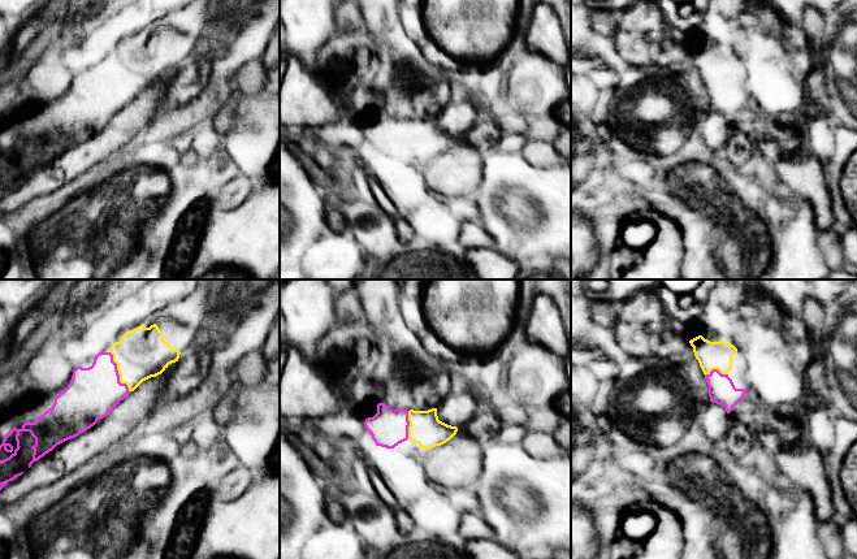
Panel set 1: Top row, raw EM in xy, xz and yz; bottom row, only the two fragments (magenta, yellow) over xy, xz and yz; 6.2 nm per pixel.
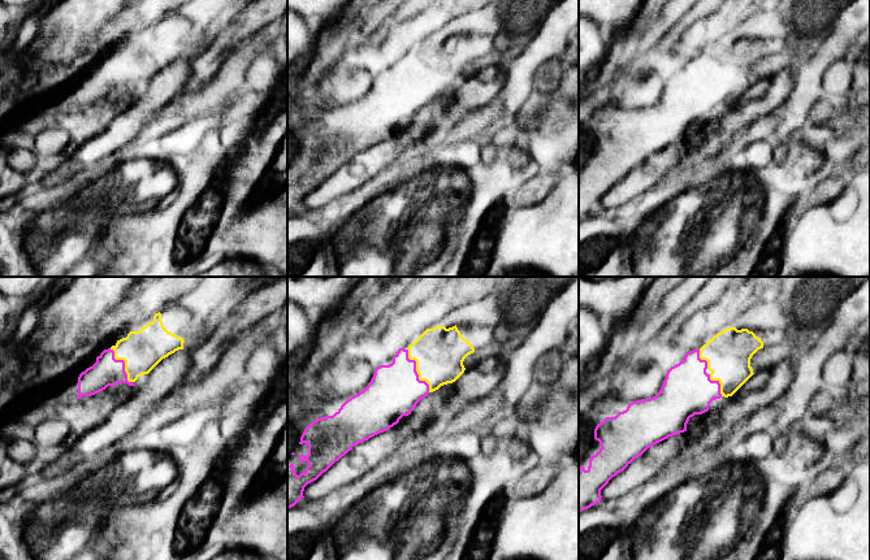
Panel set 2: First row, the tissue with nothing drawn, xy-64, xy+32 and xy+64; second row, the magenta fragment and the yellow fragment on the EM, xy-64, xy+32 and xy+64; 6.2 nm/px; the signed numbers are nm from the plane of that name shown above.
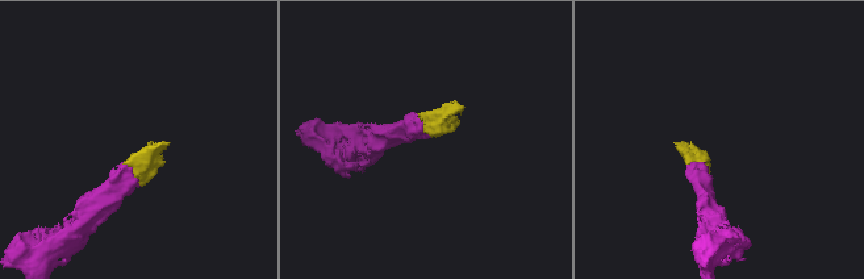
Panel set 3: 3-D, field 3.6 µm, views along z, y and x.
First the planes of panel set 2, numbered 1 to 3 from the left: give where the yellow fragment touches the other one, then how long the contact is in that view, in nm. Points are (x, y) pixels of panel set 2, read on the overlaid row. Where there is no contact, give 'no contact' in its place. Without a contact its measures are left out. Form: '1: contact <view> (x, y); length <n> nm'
1: contact xy-64 (124, 363); length 260 nm
2: contact xy+32 (415, 370); length 300 nm
3: contact xy+64 (719, 383); length 160 nm

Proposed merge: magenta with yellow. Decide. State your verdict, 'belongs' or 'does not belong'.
belongs

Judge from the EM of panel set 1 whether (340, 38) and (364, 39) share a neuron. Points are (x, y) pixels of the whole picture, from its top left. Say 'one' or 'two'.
one

